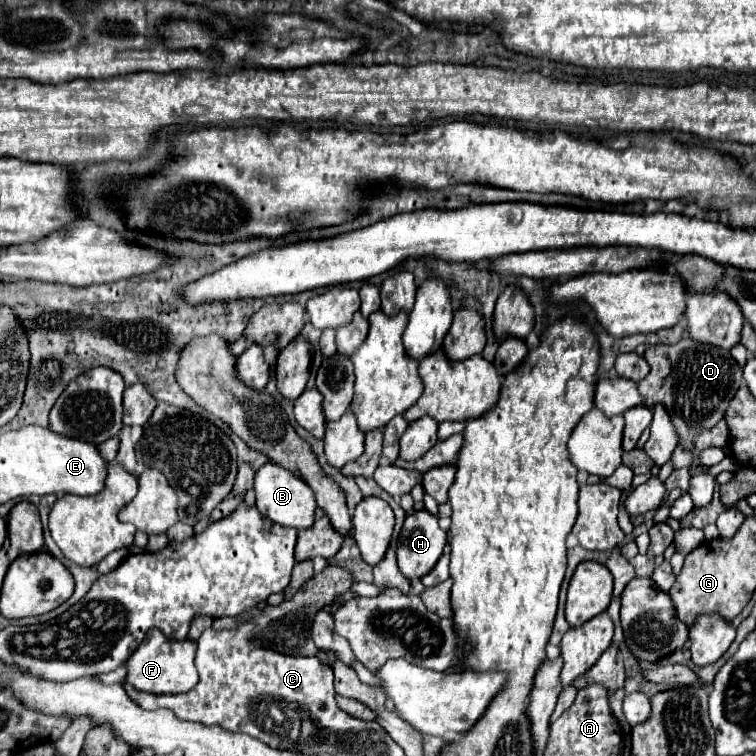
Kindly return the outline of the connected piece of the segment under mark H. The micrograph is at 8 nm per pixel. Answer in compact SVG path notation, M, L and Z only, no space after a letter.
M426 509L406 517L396 545L398 567L404 577L416 579L426 575L442 555L446 531L438 527L438 519Z

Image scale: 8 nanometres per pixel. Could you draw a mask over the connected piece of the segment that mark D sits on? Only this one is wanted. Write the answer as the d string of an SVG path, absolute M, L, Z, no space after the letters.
M680 339L676 345L656 345L656 347L648 347L648 351L644 353L644 359L650 365L650 373L646 379L642 379L638 383L638 391L644 399L644 405L648 409L652 409L656 403L662 403L666 407L666 411L672 417L672 425L680 437L680 445L686 451L694 451L694 441L698 437L698 433L712 429L714 425L718 425L720 419L724 419L724 413L734 397L734 393L740 387L742 381L742 367L730 357L728 351L718 349L714 345L702 345L702 343L694 343L694 341L686 341Z

